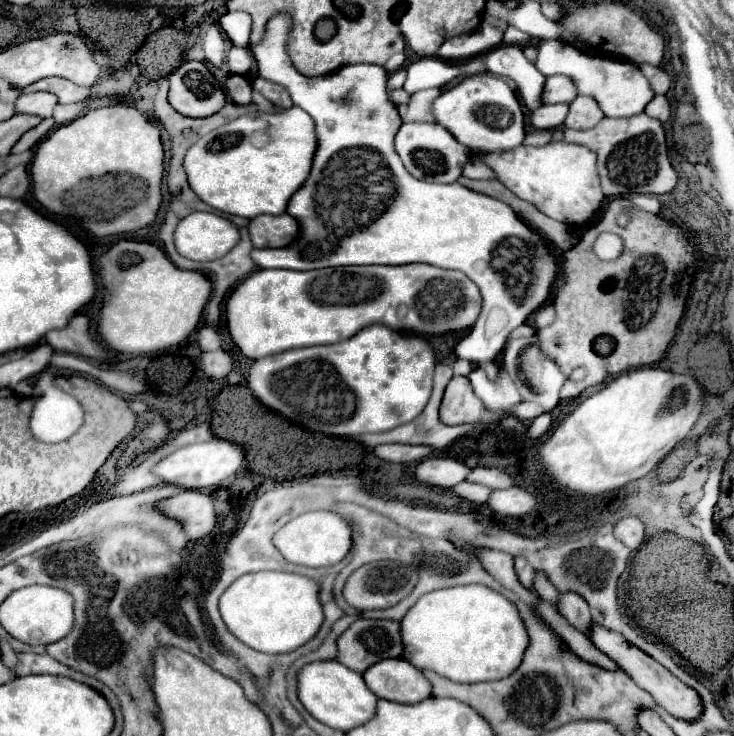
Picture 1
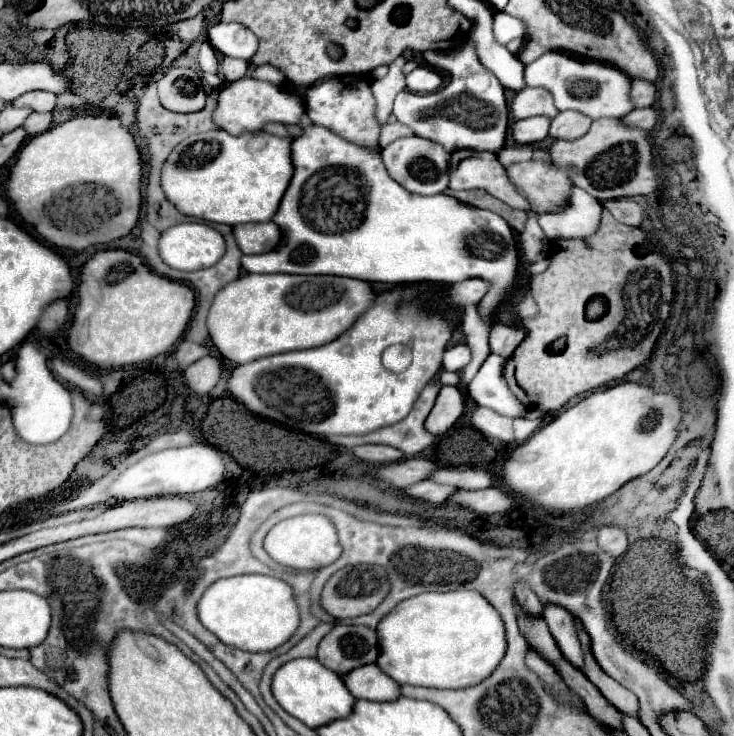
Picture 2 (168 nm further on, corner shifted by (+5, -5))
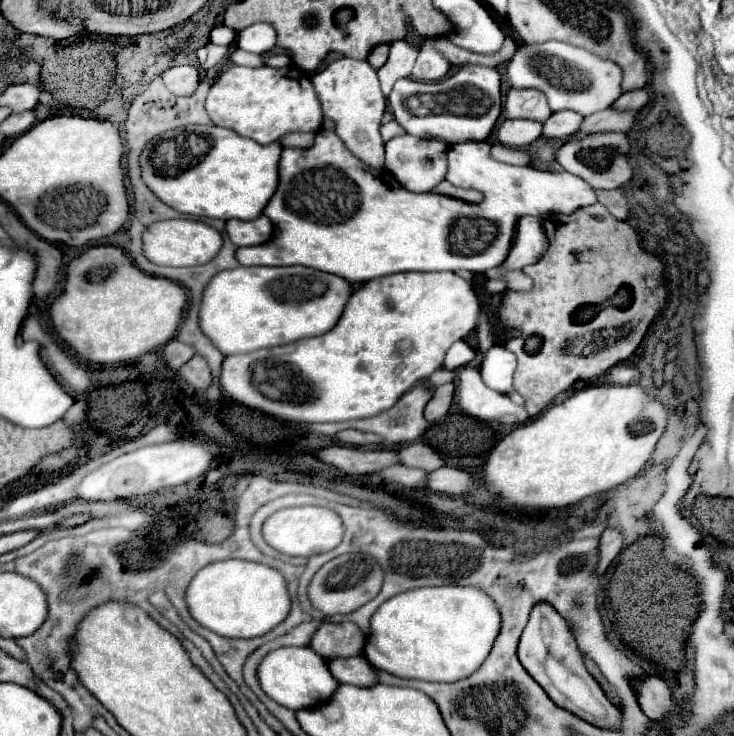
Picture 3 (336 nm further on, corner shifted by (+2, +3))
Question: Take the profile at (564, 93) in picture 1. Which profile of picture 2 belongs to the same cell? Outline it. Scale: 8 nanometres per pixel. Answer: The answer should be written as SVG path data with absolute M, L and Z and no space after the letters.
M523 88L515 94L511 104L511 114L515 120L531 118L531 116L547 116L553 118L559 110L553 106L553 98L543 88Z

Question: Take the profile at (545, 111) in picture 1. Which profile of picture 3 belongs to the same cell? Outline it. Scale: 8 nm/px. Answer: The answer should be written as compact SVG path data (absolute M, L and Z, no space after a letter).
M504 120L498 128L498 140L504 146L528 146L540 138L544 124L536 120Z

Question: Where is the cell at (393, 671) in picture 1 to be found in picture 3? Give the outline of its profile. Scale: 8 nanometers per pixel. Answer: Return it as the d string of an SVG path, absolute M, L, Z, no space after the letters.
M342 658L342 660L332 660L330 672L340 684L350 684L350 686L360 686L360 688L370 688L378 684L378 672L372 668L372 664L364 658Z

